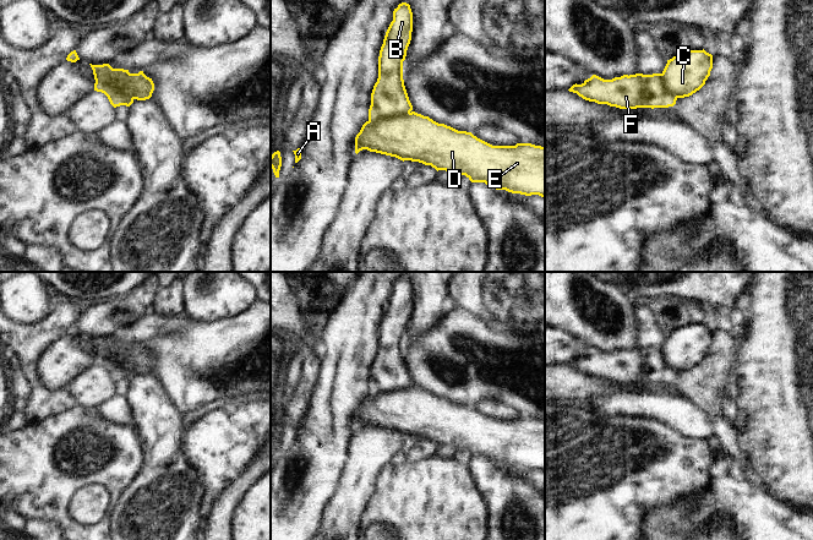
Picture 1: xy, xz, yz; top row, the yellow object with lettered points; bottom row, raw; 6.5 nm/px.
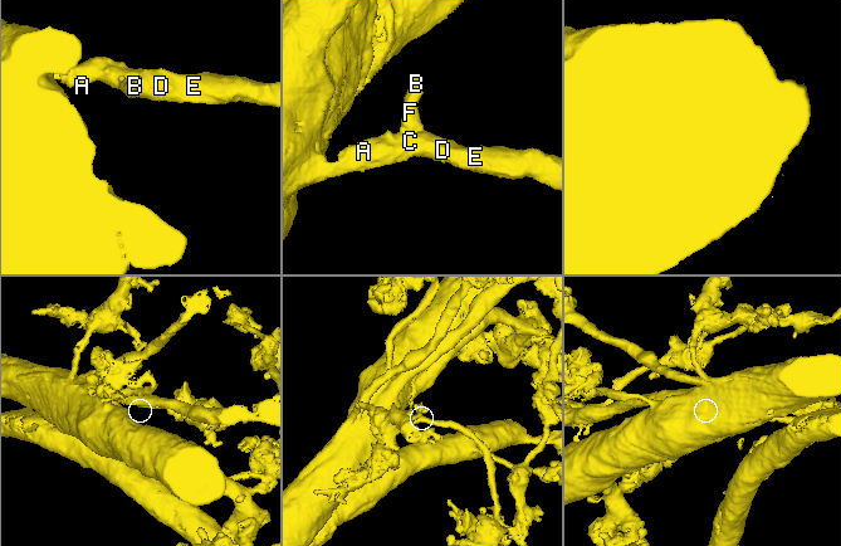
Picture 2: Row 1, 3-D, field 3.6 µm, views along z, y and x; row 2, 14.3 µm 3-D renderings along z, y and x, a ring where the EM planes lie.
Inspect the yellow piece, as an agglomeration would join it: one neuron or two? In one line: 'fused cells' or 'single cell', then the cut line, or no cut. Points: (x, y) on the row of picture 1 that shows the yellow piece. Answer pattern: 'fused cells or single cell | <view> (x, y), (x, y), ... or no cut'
fused cells | xy (96, 67), (101, 67), (104, 75), (132, 99)

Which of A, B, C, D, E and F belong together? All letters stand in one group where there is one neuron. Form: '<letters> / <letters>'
A C D E / B F

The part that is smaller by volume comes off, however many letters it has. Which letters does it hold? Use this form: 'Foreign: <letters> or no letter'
Foreign: B, F

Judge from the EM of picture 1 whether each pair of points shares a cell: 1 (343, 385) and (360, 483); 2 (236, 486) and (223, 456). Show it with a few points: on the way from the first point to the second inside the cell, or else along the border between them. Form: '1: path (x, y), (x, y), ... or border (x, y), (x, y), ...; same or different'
1: border (355, 427), (349, 443), (349, 459), (345, 464); different
2: border (252, 459), (212, 500); different

